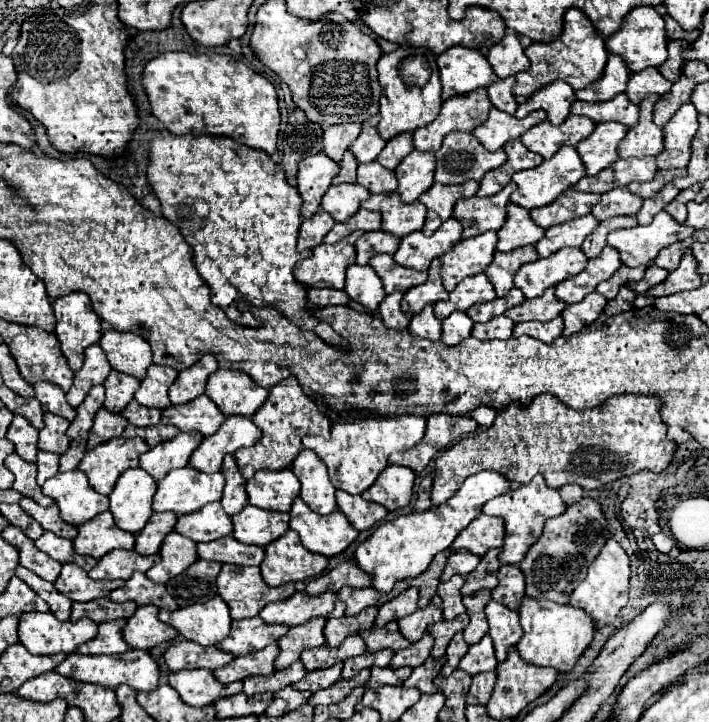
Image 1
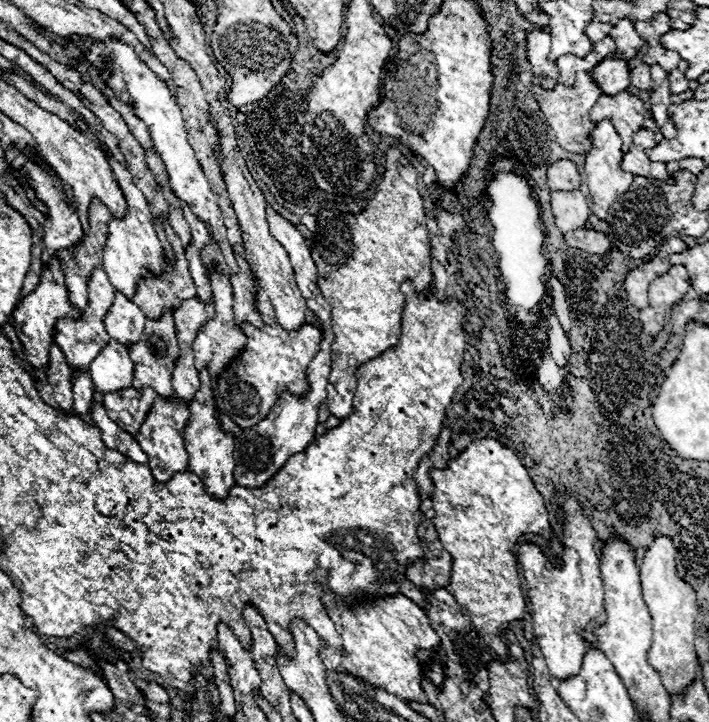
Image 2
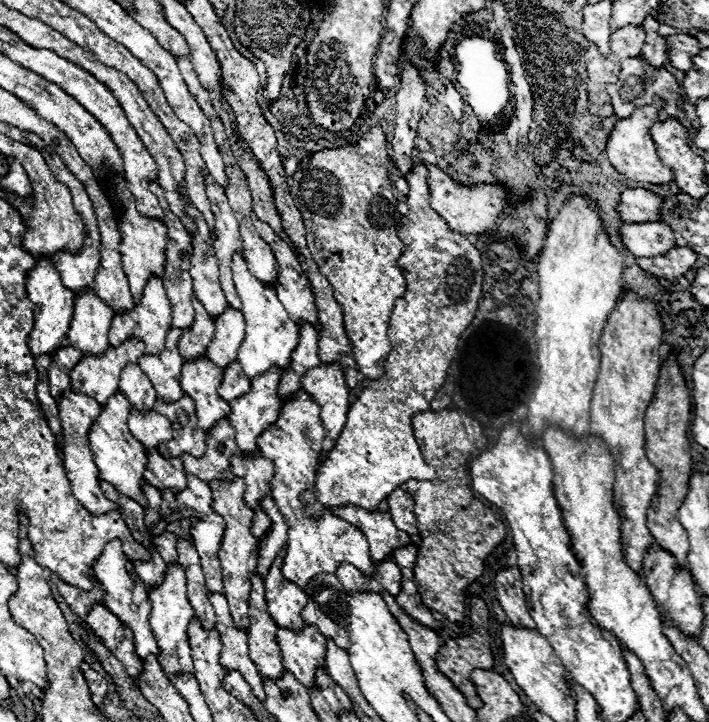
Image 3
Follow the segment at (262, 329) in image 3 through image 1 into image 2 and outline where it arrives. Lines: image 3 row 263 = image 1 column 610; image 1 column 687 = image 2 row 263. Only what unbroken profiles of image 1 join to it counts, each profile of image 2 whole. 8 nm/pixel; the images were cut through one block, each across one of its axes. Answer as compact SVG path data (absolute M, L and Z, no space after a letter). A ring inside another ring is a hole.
M86 40L84 48L90 50L88 62L92 62L94 66L102 64L102 58L100 58L102 52L106 52L106 54L110 54L114 58L114 68L122 70L126 88L128 88L130 96L134 98L134 102L136 102L136 110L134 110L136 116L140 116L148 124L148 130L152 132L152 142L156 146L156 152L160 154L160 158L166 164L170 186L172 186L174 194L178 196L178 200L182 200L192 210L192 214L196 214L196 218L200 218L206 224L206 228L212 232L220 252L224 254L226 266L230 268L232 274L238 274L240 266L238 266L238 262L234 258L234 252L232 252L232 246L230 246L230 242L226 238L226 226L224 226L222 212L220 212L220 208L216 204L216 196L210 190L210 184L208 184L208 180L204 176L204 170L202 170L202 166L200 166L200 162L196 158L196 152L192 150L192 146L188 142L182 112L180 112L176 100L172 98L168 86L148 66L144 66L144 62L140 62L136 52L128 44L122 44L122 42L116 42L116 40L106 40L106 42Z

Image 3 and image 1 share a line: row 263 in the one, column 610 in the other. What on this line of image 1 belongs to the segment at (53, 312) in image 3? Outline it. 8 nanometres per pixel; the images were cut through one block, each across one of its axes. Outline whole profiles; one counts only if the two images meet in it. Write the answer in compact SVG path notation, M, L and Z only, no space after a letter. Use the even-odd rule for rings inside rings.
M652 6L634 8L630 12L630 16L624 18L622 28L606 40L608 52L622 56L626 66L630 68L630 72L640 72L640 70L646 70L650 66L660 66L666 60L666 56L668 56L666 44L668 44L668 40L666 40L664 18Z

